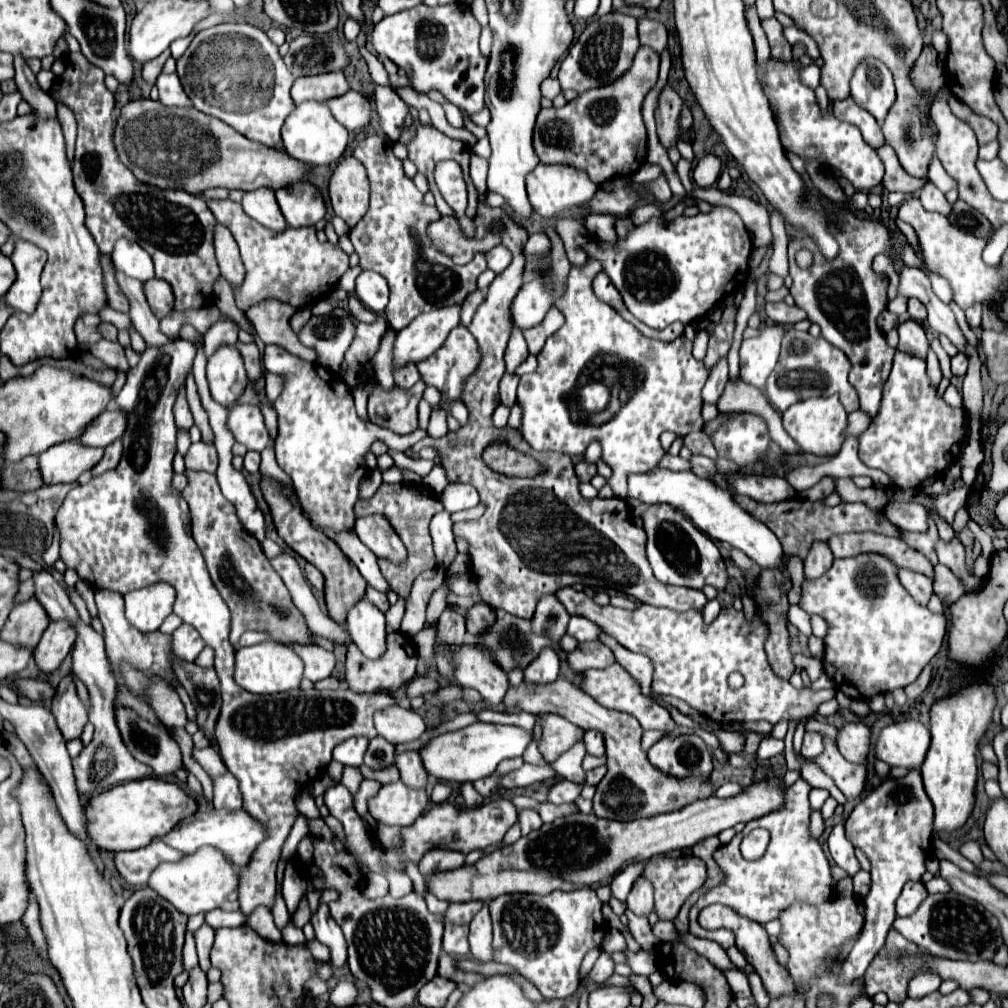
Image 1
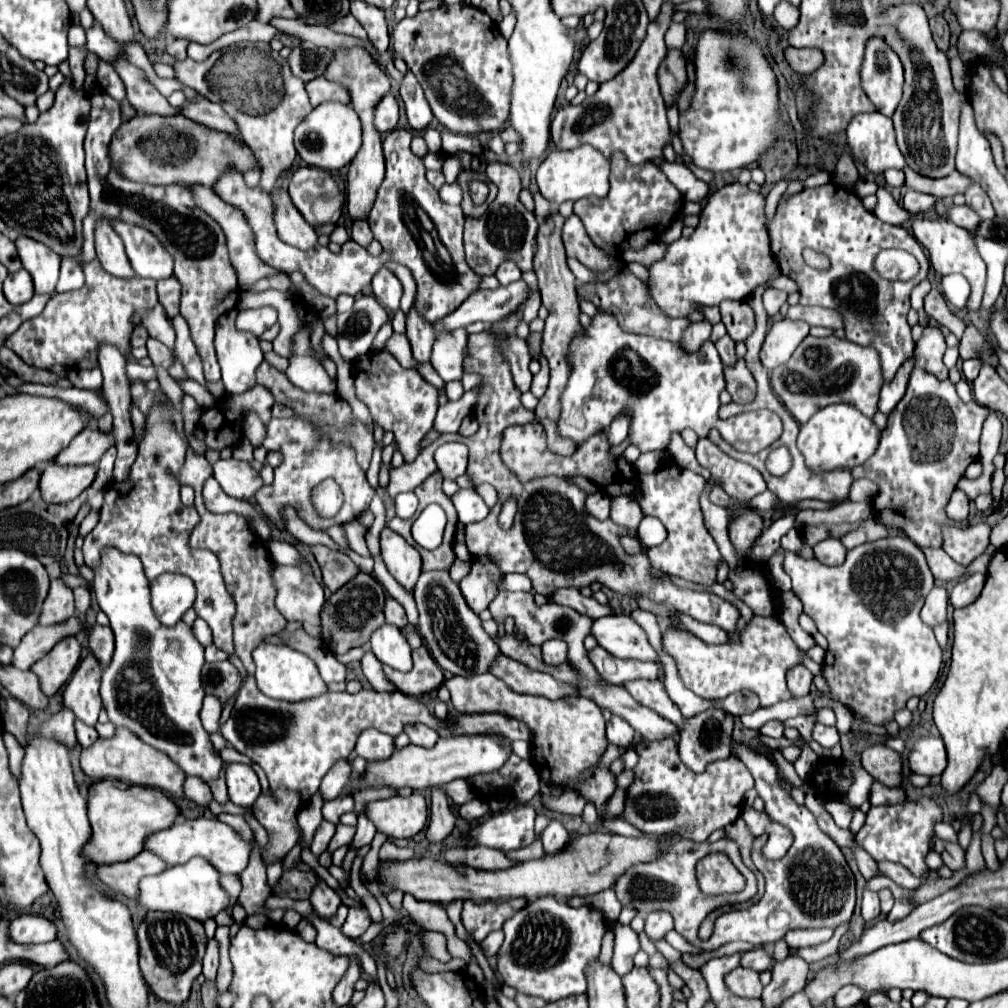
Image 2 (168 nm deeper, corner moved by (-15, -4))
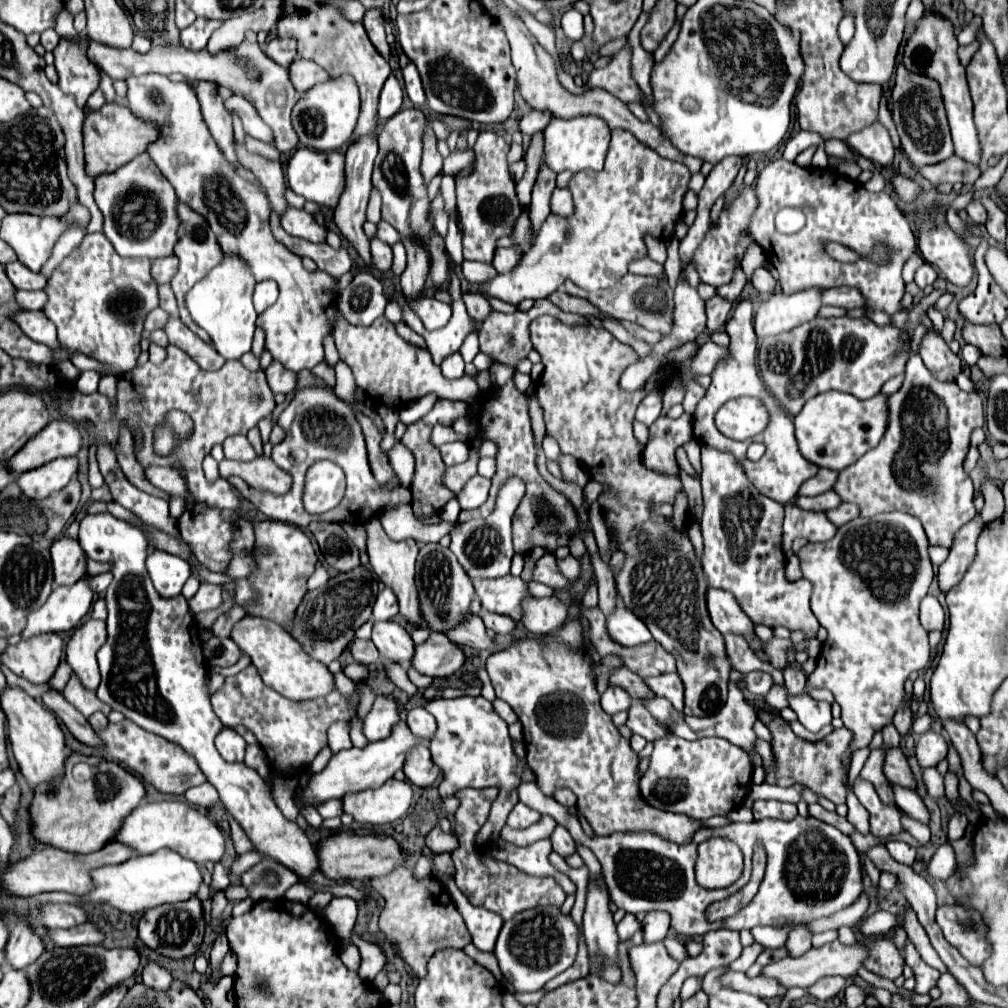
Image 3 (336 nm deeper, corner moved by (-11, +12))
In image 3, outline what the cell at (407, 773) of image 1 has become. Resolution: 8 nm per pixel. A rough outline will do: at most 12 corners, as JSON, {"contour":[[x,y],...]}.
{"contour":[[439,824],[429,830],[425,842],[437,854],[459,846],[453,834],[441,832]]}

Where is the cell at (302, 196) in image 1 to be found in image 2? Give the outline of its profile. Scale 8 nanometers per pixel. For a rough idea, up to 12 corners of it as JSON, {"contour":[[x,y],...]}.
{"contour":[[297,168],[289,196],[311,226],[341,218],[345,192],[325,170]]}

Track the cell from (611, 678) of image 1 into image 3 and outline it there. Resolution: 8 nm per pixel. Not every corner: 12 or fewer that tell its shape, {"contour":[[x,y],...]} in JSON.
{"contour":[[675,672],[645,678],[655,696],[683,710],[683,682]]}

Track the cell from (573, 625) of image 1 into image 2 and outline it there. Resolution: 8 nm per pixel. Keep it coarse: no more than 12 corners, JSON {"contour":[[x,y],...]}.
{"contour":[[627,614],[593,622],[597,644],[621,660],[657,660]]}

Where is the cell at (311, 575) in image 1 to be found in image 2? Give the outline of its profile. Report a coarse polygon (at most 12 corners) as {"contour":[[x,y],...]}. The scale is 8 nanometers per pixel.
{"contour":[[311,546],[331,592],[347,584],[359,568],[345,552]]}

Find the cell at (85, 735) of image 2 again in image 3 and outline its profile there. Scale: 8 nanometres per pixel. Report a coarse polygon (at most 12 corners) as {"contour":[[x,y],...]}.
{"contour":[[75,676],[67,682],[63,696],[85,718],[111,708],[85,690]]}

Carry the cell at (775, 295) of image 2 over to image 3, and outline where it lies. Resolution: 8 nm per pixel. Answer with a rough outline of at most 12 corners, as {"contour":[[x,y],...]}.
{"contour":[[769,270],[753,274],[753,286],[761,296],[771,296],[777,282]]}

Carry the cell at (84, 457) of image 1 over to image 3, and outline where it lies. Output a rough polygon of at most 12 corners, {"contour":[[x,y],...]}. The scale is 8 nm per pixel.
{"contour":[[55,458],[17,476],[23,494],[47,498],[77,474],[77,458]]}

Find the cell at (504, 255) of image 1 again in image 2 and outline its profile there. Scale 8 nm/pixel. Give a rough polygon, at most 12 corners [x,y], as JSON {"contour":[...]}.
{"contour":[[513,262],[497,268],[495,276],[505,286],[521,278]]}

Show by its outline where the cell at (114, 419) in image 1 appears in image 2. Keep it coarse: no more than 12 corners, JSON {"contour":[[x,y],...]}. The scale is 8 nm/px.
{"contour":[[87,426],[59,456],[55,464],[97,464],[115,442],[111,434]]}

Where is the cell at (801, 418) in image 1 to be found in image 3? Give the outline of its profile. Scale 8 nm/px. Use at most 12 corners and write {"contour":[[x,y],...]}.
{"contour":[[813,396],[793,420],[803,458],[843,470],[879,444],[887,398]]}

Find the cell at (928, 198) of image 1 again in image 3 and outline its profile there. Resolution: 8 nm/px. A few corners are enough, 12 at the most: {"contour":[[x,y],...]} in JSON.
{"contour":[[977,202],[967,204],[967,214],[975,224],[985,224],[987,212]]}

